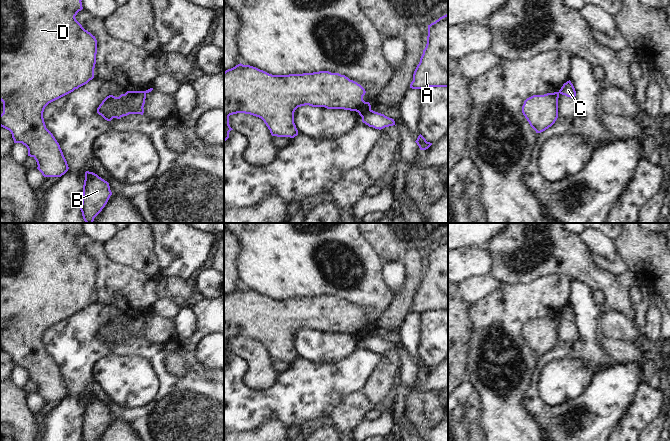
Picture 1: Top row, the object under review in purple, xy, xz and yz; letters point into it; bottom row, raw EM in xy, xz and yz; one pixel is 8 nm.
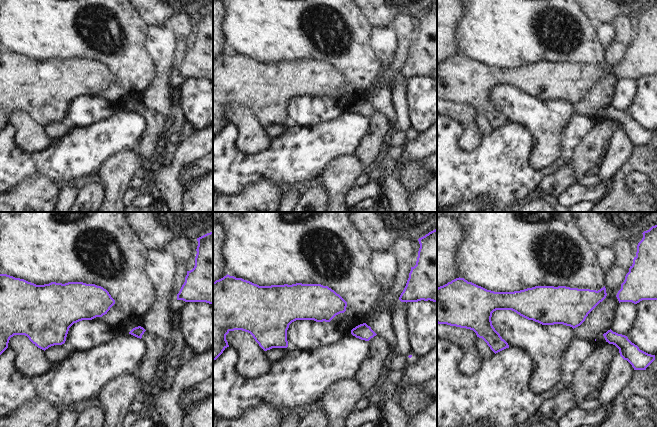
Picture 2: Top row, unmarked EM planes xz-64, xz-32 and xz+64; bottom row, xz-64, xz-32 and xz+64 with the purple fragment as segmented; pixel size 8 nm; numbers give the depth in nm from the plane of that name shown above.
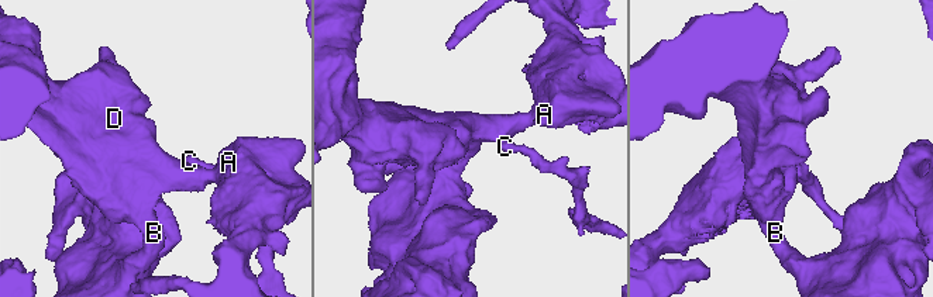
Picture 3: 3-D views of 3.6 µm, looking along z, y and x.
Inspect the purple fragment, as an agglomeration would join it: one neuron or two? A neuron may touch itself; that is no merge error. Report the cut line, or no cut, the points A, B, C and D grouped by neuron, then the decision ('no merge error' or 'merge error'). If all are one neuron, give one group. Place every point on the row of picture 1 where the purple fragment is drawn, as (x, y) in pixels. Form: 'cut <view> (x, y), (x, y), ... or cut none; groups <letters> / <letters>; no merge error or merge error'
cut xz (370, 109), (361, 116); groups A B D / C; merge error

